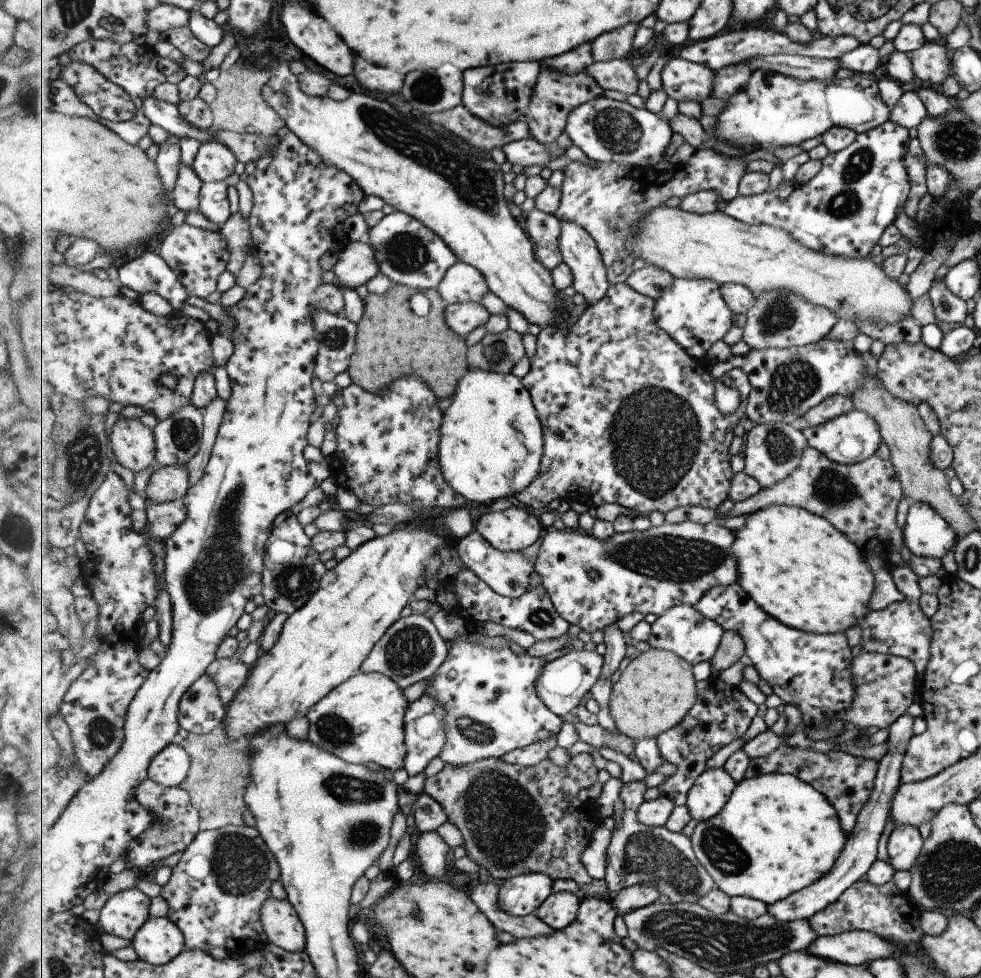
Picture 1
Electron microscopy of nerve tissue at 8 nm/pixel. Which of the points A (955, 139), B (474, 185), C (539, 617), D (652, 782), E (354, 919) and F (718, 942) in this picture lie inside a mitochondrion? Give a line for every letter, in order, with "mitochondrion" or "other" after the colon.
A: mitochondrion
B: mitochondrion
C: mitochondrion
D: other
E: other
F: mitochondrion

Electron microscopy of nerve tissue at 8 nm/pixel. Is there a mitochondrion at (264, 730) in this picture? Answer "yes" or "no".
no

